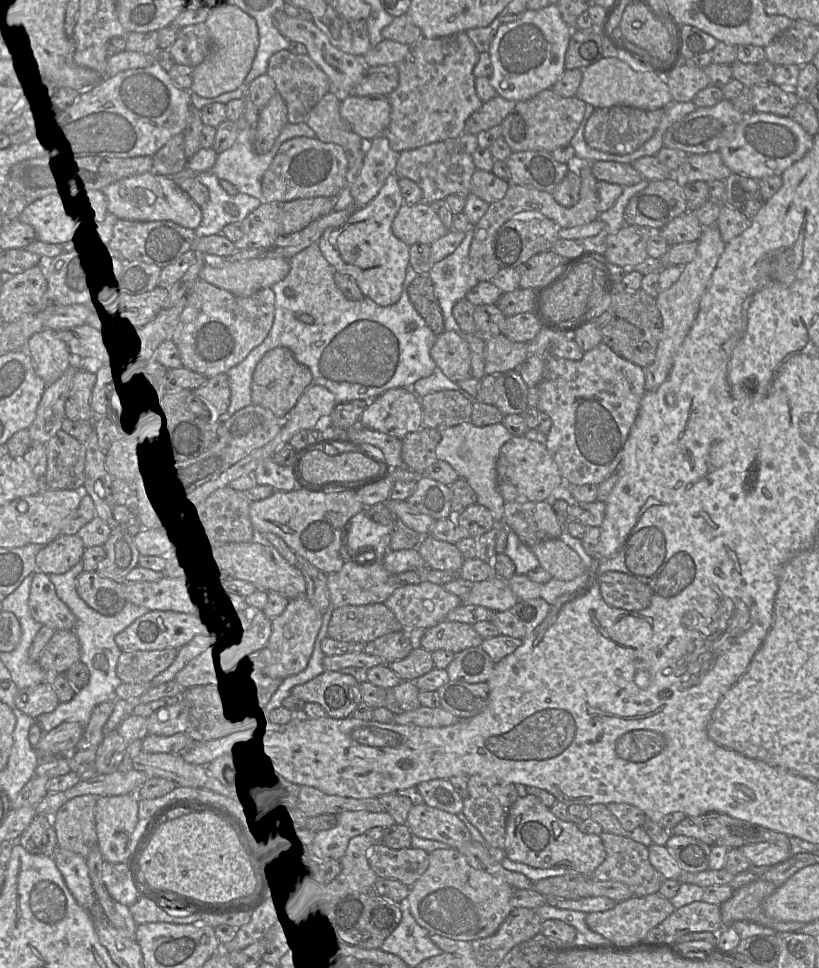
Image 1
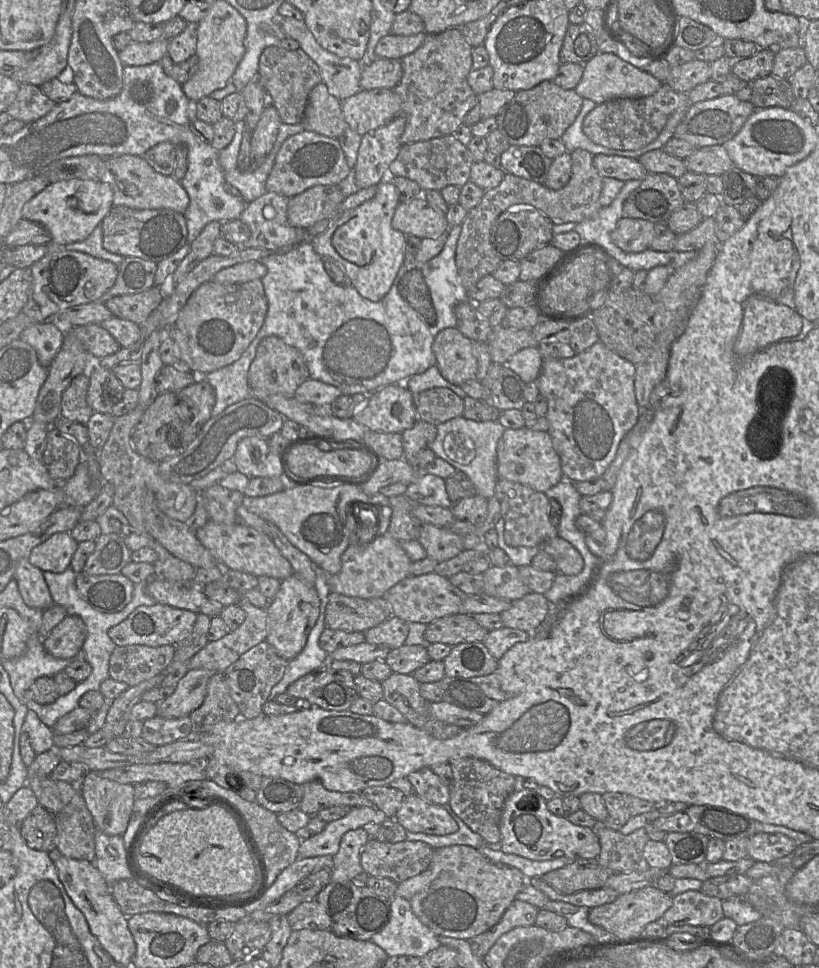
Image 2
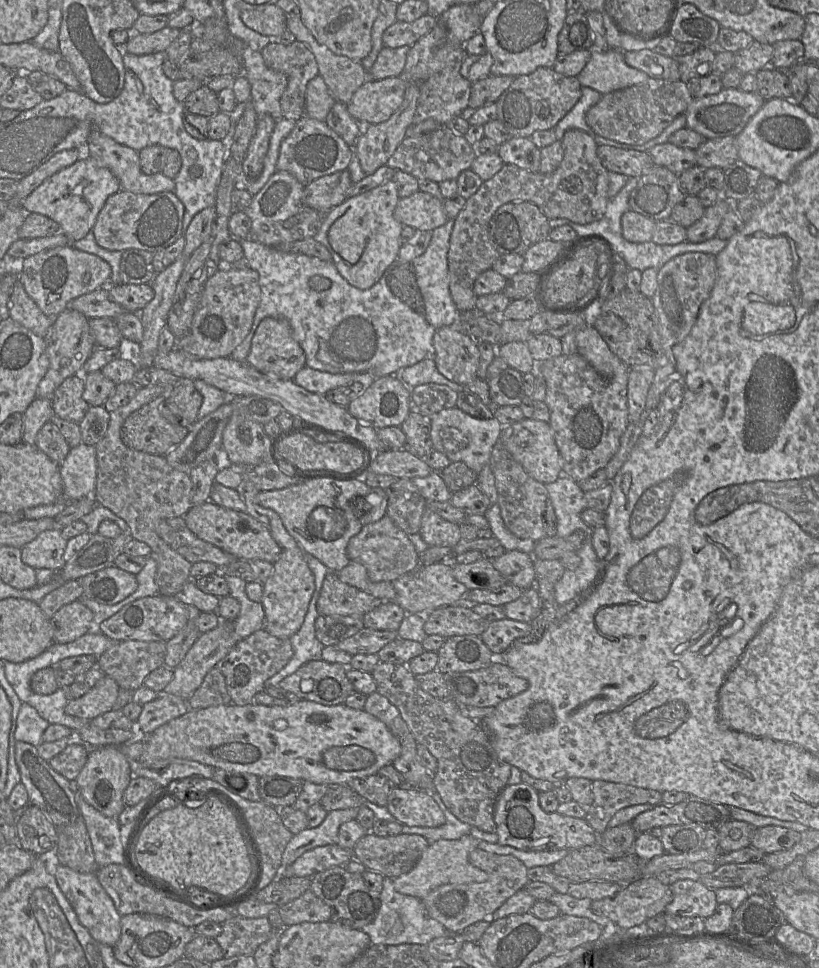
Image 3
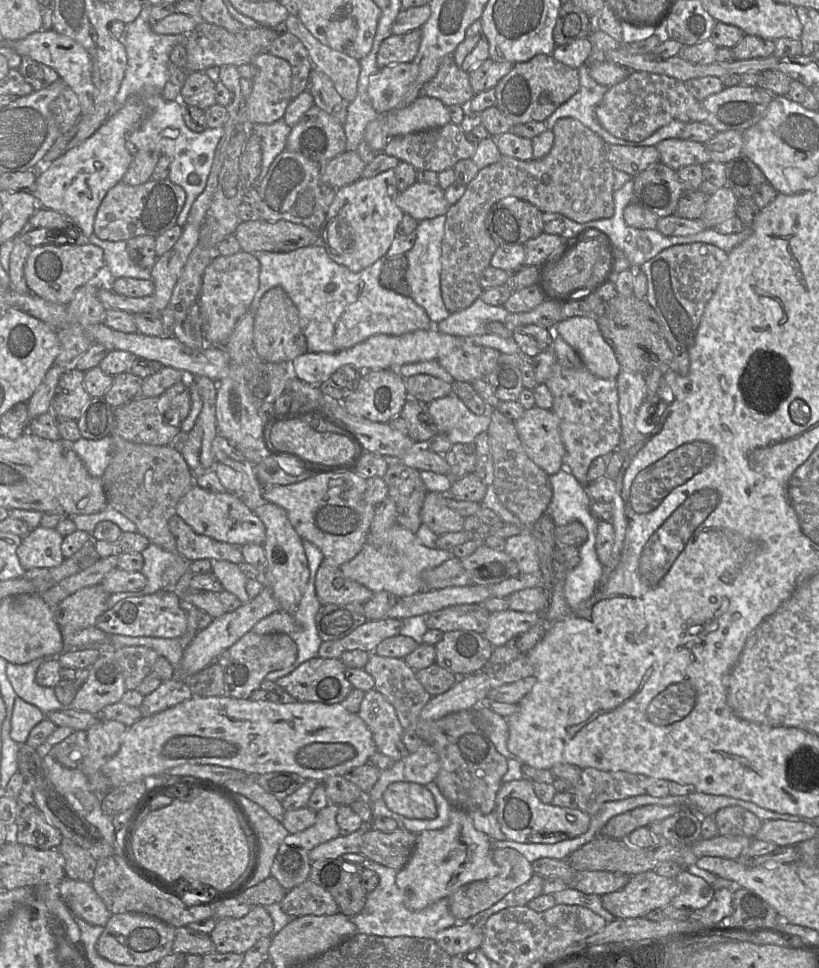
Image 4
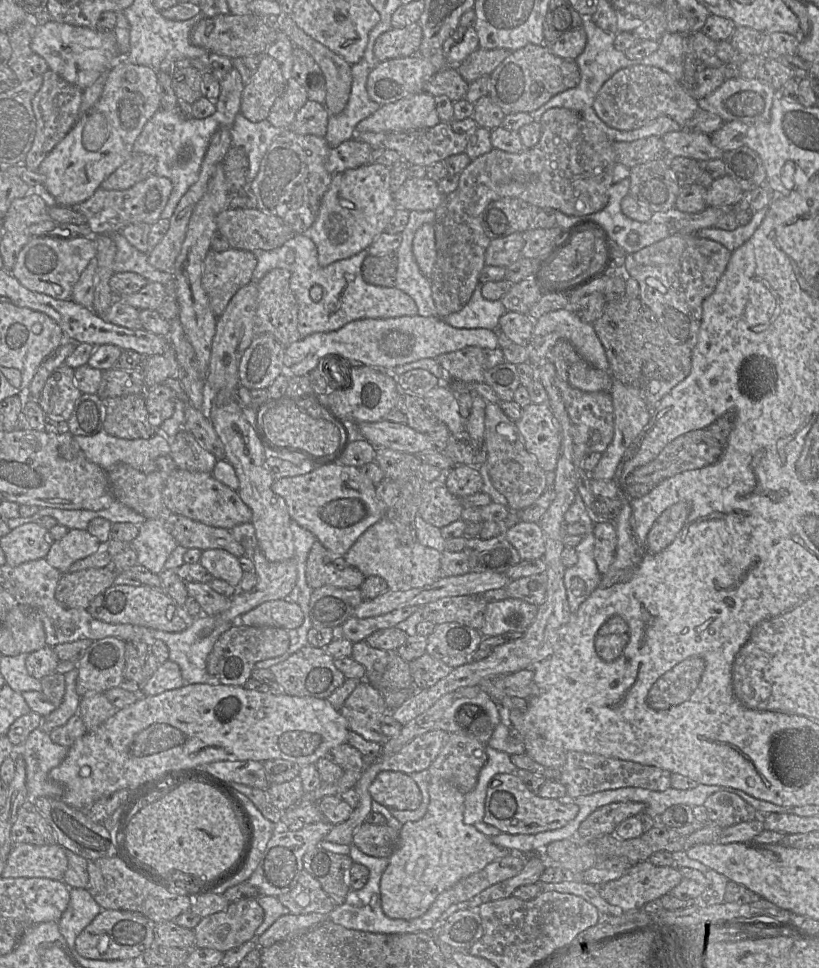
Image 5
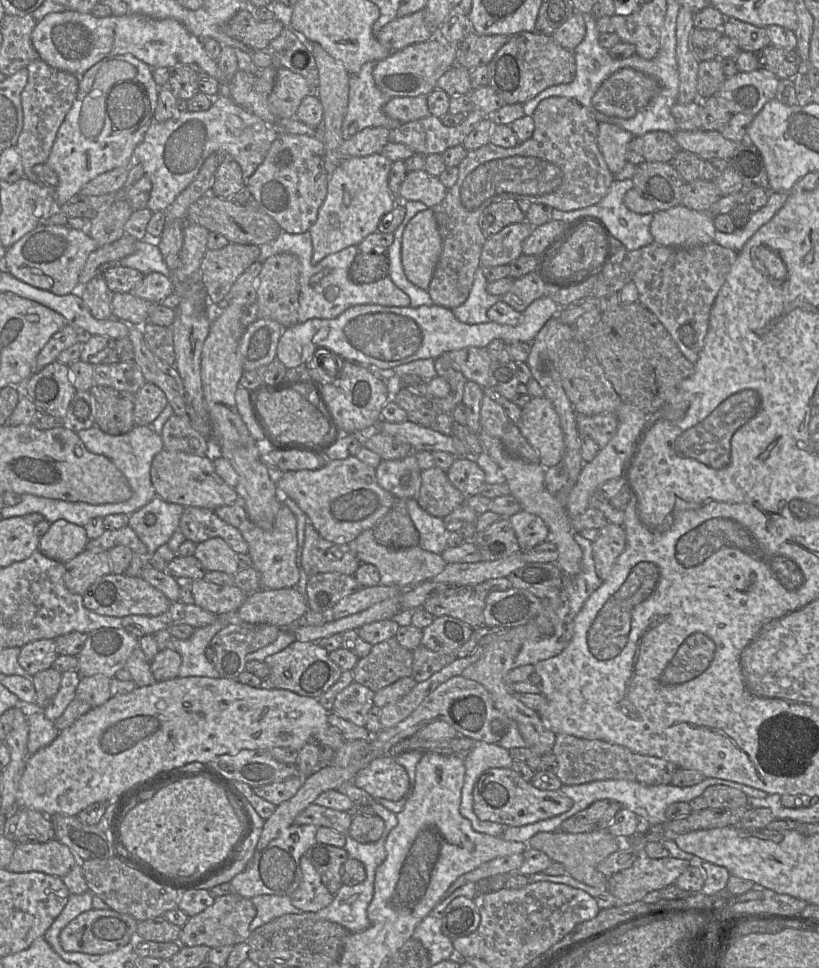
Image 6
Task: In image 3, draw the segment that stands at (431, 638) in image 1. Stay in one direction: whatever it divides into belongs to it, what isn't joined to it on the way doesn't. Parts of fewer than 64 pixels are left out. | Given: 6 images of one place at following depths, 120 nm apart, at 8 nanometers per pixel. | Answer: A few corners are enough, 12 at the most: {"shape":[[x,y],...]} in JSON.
{"shape":[[472,605],[440,607],[426,635],[481,636],[489,622]]}

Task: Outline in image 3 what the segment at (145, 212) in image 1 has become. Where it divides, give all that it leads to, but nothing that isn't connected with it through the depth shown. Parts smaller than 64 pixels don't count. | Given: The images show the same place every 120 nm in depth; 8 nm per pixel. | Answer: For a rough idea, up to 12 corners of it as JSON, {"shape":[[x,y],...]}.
{"shape":[[96,129],[85,154],[121,190],[175,192],[174,179],[143,173],[137,151]]}

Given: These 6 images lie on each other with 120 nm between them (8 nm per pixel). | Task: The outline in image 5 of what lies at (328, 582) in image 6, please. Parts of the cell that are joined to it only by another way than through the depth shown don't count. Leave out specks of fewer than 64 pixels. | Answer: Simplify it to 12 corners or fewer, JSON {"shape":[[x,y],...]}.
{"shape":[[360,588],[312,590],[316,628],[339,628],[363,601]]}

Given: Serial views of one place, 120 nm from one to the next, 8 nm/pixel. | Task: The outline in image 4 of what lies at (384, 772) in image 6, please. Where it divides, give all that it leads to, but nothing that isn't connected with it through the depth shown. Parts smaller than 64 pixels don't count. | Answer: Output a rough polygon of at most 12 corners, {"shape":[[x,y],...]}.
{"shape":[[393,782],[382,799],[408,819],[437,816],[432,793],[418,783]]}

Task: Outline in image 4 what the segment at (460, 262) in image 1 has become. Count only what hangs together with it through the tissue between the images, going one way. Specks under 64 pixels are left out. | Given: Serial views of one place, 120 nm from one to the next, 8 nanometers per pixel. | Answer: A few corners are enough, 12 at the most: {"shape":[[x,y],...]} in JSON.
{"shape":[[445,215],[419,221],[405,254],[410,297],[434,325],[440,287]]}

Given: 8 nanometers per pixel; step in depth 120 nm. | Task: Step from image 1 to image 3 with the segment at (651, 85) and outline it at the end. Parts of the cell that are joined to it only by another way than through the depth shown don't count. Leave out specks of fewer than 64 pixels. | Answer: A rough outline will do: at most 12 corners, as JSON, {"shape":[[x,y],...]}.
{"shape":[[592,50],[577,76],[602,95],[650,77],[624,60],[621,50]]}

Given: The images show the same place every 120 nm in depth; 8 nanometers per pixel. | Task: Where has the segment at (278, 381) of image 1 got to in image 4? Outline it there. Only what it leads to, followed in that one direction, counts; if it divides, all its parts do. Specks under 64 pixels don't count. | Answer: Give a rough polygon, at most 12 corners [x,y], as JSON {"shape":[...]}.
{"shape":[[283,288],[262,296],[256,356],[291,363],[306,353],[299,312]]}

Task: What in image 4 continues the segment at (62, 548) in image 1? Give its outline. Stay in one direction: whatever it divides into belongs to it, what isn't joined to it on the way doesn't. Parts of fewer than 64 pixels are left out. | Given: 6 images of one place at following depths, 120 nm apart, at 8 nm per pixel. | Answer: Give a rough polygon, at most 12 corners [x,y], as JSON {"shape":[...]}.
{"shape":[[37,526],[17,556],[25,570],[62,564],[63,536]]}

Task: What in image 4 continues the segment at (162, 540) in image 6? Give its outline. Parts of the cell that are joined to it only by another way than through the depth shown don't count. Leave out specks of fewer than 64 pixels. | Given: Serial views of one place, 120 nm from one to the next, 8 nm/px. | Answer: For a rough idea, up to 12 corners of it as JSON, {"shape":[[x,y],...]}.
{"shape":[[150,543],[141,554],[147,585],[141,591],[110,594],[107,609],[124,598],[163,589],[163,573],[176,555]]}

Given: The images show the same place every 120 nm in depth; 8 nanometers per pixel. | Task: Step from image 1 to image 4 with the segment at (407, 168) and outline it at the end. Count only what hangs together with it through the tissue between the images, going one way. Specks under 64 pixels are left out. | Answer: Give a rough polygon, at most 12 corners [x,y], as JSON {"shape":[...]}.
{"shape":[[449,123],[391,138],[384,153],[439,173],[475,146]]}

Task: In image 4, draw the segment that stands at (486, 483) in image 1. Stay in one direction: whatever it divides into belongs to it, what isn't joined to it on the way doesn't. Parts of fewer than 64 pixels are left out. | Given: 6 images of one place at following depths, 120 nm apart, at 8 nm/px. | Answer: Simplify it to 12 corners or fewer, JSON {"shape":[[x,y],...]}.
{"shape":[[454,394],[431,401],[430,416],[452,444],[487,432],[489,413],[475,415]]}

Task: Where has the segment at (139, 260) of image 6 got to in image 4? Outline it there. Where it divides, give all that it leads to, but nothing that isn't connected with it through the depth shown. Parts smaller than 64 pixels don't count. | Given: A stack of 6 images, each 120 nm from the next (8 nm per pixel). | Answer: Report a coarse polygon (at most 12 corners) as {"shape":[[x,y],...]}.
{"shape":[[85,240],[103,250],[108,284],[123,277],[151,280],[130,259],[125,241]]}

